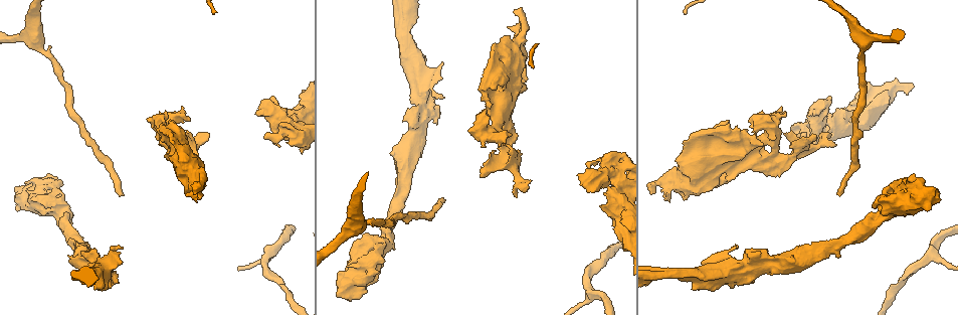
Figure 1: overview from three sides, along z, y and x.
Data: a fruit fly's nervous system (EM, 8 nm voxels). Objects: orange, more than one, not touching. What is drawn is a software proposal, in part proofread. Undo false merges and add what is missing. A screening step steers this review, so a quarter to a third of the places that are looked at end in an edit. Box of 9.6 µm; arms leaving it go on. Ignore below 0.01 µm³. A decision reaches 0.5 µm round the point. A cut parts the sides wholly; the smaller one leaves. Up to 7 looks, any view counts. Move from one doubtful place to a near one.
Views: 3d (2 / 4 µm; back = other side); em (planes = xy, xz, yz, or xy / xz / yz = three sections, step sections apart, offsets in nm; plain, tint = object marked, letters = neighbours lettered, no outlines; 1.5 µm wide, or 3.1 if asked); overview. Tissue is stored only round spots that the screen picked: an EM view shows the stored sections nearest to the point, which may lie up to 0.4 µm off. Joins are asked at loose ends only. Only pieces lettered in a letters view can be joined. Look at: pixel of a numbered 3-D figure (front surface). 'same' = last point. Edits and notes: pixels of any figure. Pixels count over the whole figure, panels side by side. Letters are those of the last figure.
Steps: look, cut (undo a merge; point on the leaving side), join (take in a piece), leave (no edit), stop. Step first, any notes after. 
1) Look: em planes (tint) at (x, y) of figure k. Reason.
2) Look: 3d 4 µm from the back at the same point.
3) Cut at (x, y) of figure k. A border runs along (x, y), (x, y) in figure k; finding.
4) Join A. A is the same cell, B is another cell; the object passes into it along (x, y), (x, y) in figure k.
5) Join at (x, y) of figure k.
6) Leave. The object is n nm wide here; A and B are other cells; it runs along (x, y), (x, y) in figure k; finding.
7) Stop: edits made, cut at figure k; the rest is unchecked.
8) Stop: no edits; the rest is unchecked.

Look: em planes (letters) at (815, 136) of figure 1. Free end.

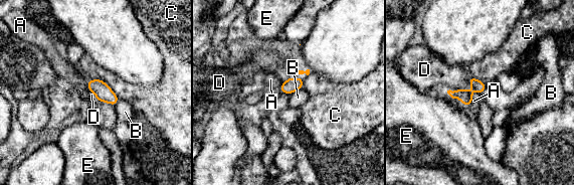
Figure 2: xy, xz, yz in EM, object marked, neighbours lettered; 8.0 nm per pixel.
Leave. The object is 110 nm wide here; A, B, C, D and E are other cells; a border runs along (301, 88), (290, 95) in figure 2; none of them fits.

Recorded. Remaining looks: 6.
Look: em planes (letters) at (719, 252) of figure 1. Free end.

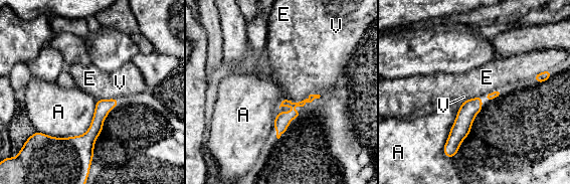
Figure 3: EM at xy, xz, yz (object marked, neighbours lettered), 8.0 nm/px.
Leave. A, E and V are other cells; it runs along (114, 101), (82, 141), (59, 140) in figure 3; no lettered piece goes on from it.

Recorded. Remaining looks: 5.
Look: 3d 4 µm at (402, 172) of figure 1. Thick turns thin.

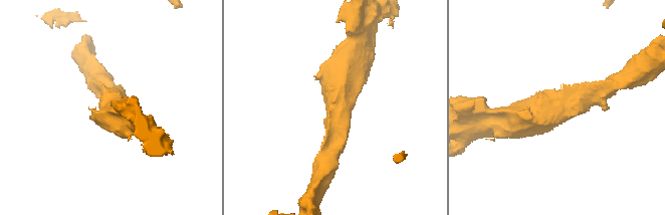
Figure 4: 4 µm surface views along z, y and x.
Look: em planes (tint) at (557, 107) of figure 4. The arms are 280, 550 nm wide.

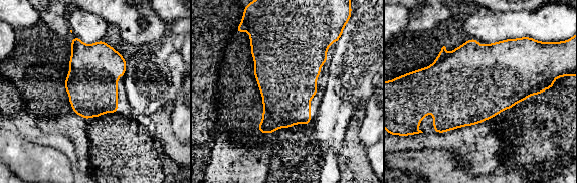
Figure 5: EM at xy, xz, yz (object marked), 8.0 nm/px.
Look: em planes (letters) at the same point. What lies round it.

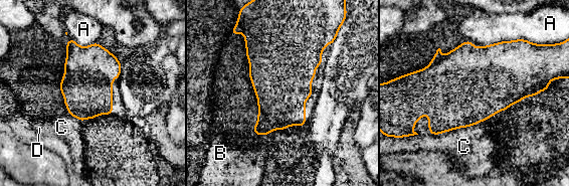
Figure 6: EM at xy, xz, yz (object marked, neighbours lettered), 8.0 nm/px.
Leave. A, B, C and D are other cells; a border runs along (258, 135), (263, 137) in figure 6; one cell here.

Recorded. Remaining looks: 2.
Stop: no edits; the rest is unchecked.

